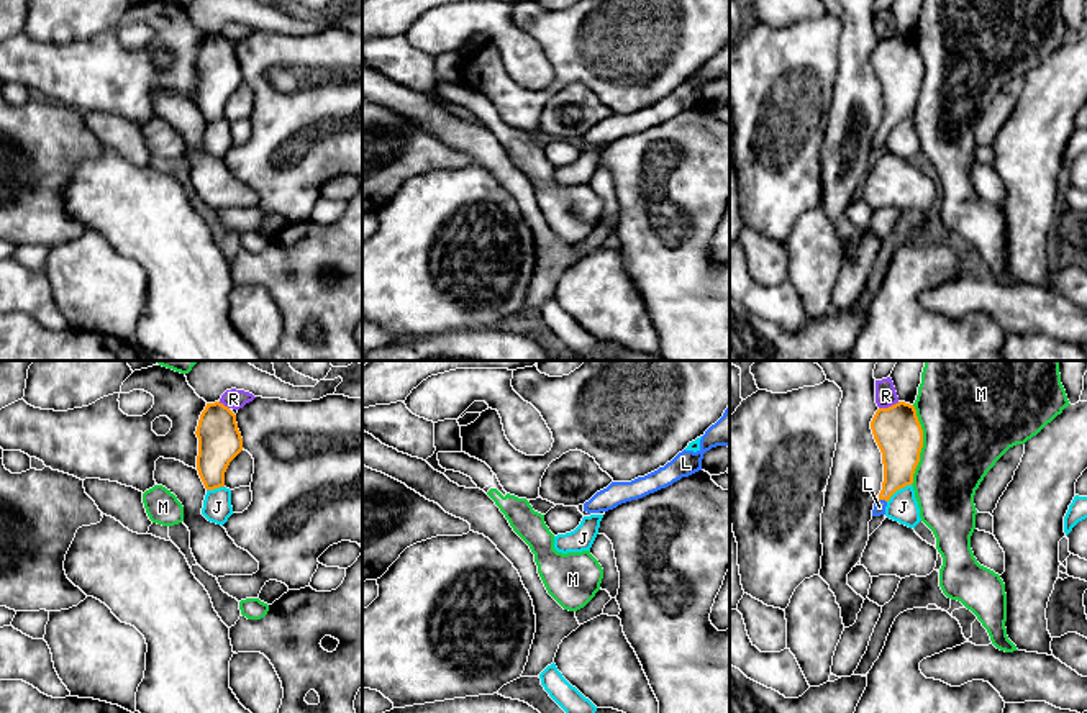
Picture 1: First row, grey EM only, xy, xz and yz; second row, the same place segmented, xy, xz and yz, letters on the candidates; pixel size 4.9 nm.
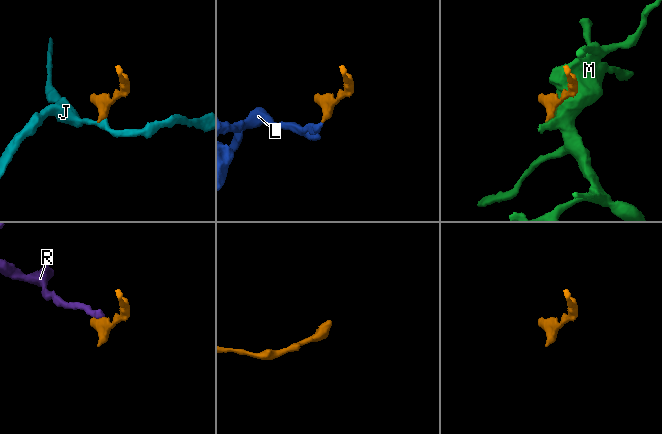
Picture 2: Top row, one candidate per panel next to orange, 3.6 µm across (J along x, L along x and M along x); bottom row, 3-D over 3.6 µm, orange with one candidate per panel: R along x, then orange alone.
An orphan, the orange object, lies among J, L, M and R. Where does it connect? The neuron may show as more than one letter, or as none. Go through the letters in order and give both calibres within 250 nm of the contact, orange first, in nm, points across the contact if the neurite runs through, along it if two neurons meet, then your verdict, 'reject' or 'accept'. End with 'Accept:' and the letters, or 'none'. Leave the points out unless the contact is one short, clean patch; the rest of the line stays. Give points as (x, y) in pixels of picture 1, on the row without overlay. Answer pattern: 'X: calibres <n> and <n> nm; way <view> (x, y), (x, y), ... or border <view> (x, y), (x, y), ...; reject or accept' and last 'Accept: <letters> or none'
J: calibres 220 and 150 nm; border yz (910, 117), (899, 122), (887, 135); reject
L: calibres 190 and 60 nm; way yz (900, 84), (899, 105), (882, 131), (879, 140); accept
M: calibres 240 and 460 nm; reject
R: calibres 240 and 110 nm; border yz (899, 35), (879, 41); reject
Accept: L

